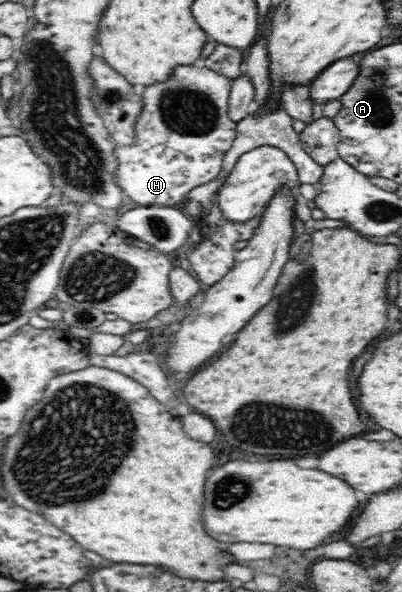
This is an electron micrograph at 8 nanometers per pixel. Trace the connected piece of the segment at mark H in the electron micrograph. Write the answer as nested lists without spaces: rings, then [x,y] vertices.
[[[177,65],[171,68],[170,78],[145,87],[143,106],[135,118],[135,142],[116,144],[113,154],[117,166],[113,170],[115,185],[123,195],[143,207],[175,207],[183,202],[193,188],[211,182],[221,172],[221,160],[235,140],[237,122],[228,114],[232,80],[206,66]]]

